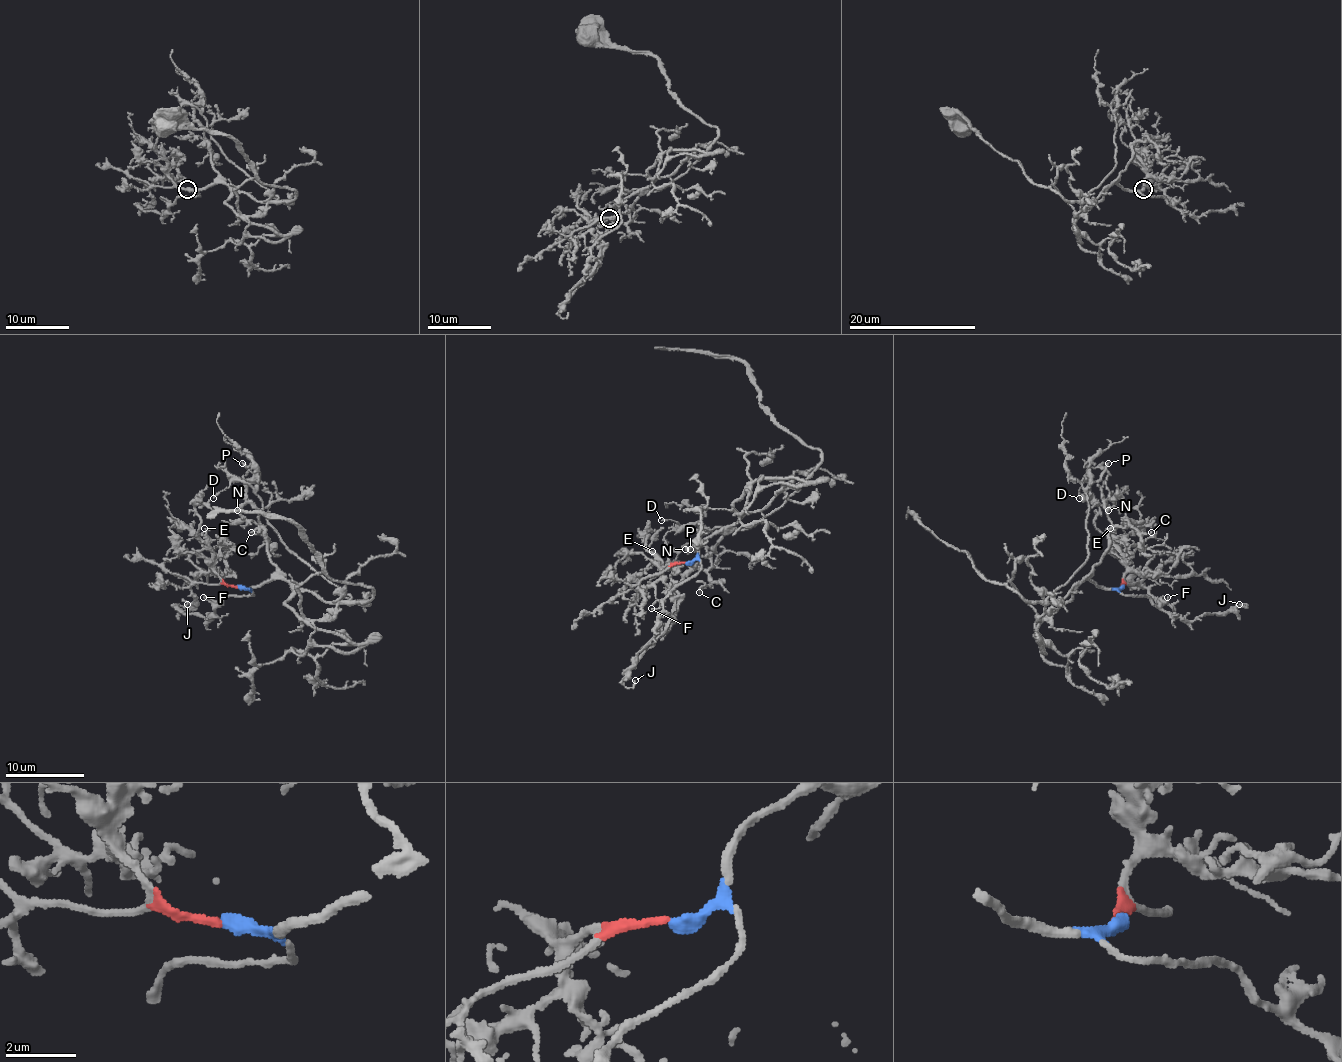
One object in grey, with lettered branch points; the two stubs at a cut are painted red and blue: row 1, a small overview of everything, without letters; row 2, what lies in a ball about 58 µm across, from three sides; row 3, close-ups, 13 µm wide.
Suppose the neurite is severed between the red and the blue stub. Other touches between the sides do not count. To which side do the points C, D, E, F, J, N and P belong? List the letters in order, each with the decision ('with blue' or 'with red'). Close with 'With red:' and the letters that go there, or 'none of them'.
C: with blue
D: with blue
E: with red
F: with blue
J: with blue
N: with blue
P: with blue
With red: E

